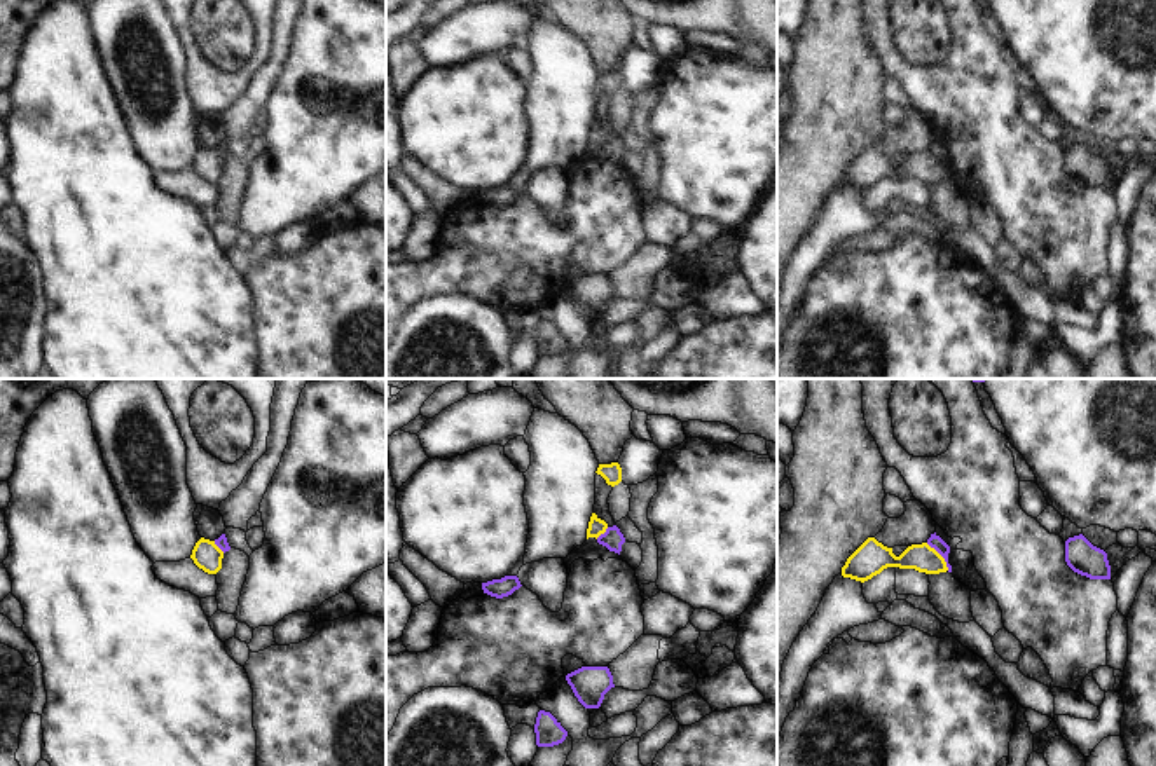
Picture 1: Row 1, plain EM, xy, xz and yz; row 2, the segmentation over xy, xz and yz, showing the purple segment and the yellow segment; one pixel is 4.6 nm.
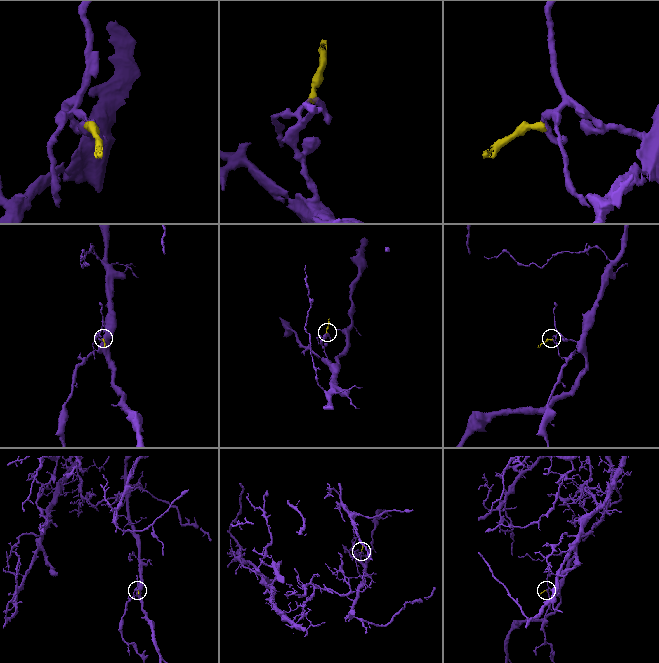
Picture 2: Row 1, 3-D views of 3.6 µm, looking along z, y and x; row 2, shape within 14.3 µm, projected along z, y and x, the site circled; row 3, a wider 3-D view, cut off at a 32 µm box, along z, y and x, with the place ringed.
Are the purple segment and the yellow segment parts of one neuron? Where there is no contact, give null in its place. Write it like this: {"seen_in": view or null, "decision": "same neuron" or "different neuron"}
{"seen_in": "yz", "decision": "different neuron"}

